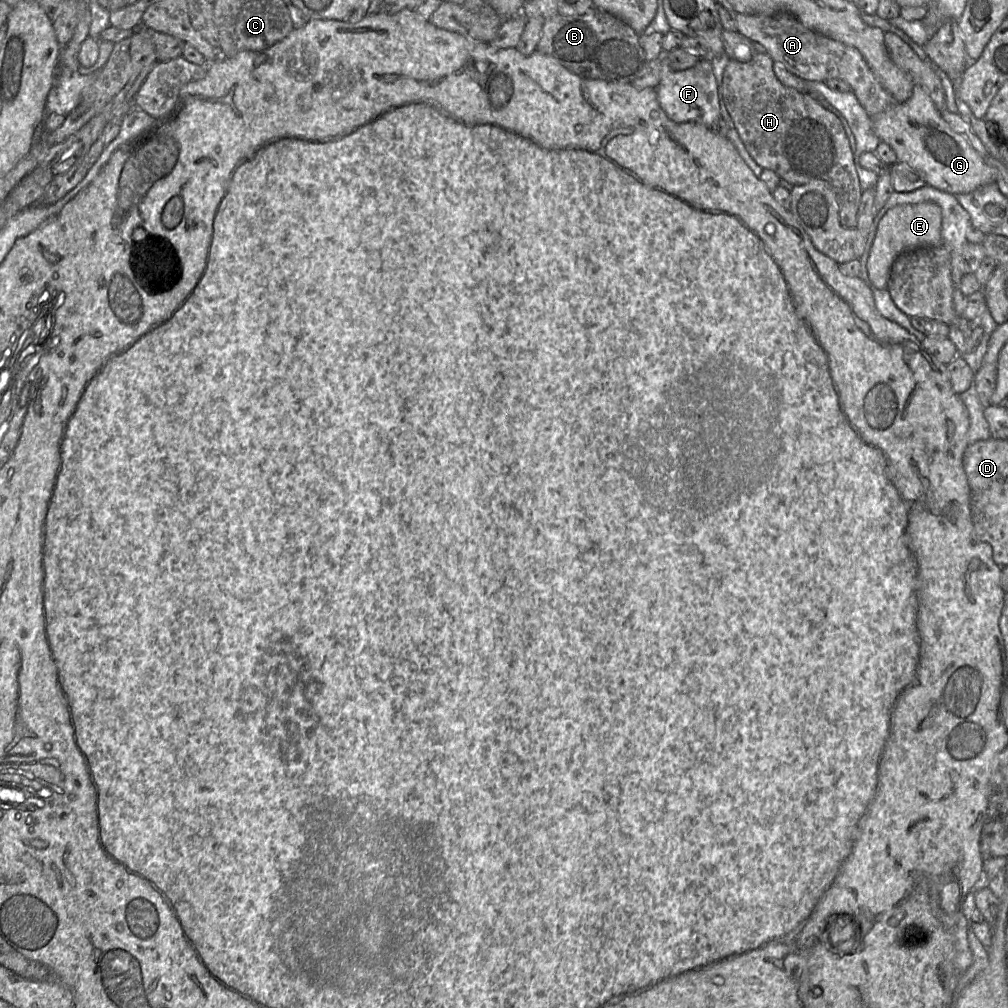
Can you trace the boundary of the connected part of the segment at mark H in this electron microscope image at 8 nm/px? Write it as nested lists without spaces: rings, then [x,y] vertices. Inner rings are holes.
[[[756,53],[748,62],[729,60],[722,79],[723,101],[746,150],[763,169],[774,171],[791,185],[823,182],[835,195],[843,226],[857,225],[862,189],[854,155],[845,129],[837,115],[825,109],[809,93],[785,86],[775,76],[774,61],[766,53]]]

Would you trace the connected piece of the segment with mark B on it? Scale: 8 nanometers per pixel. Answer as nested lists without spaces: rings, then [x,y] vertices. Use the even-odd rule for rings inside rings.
[[[595,7],[577,16],[557,13],[545,19],[537,51],[555,58],[571,72],[587,79],[630,83],[645,63],[640,35],[612,14]]]

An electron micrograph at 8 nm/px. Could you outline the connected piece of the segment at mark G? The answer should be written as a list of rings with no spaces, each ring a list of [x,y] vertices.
[[[913,86],[912,95],[906,102],[897,103],[871,119],[875,134],[893,149],[897,161],[916,169],[929,186],[957,195],[971,193],[981,186],[996,182],[995,170],[985,163],[964,136],[950,128],[921,86]]]

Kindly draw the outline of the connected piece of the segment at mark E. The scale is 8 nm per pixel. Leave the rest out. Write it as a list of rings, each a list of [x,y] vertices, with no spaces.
[[[934,202],[901,204],[889,209],[880,220],[867,260],[871,283],[878,289],[887,289],[891,267],[901,253],[942,244],[941,208]]]

